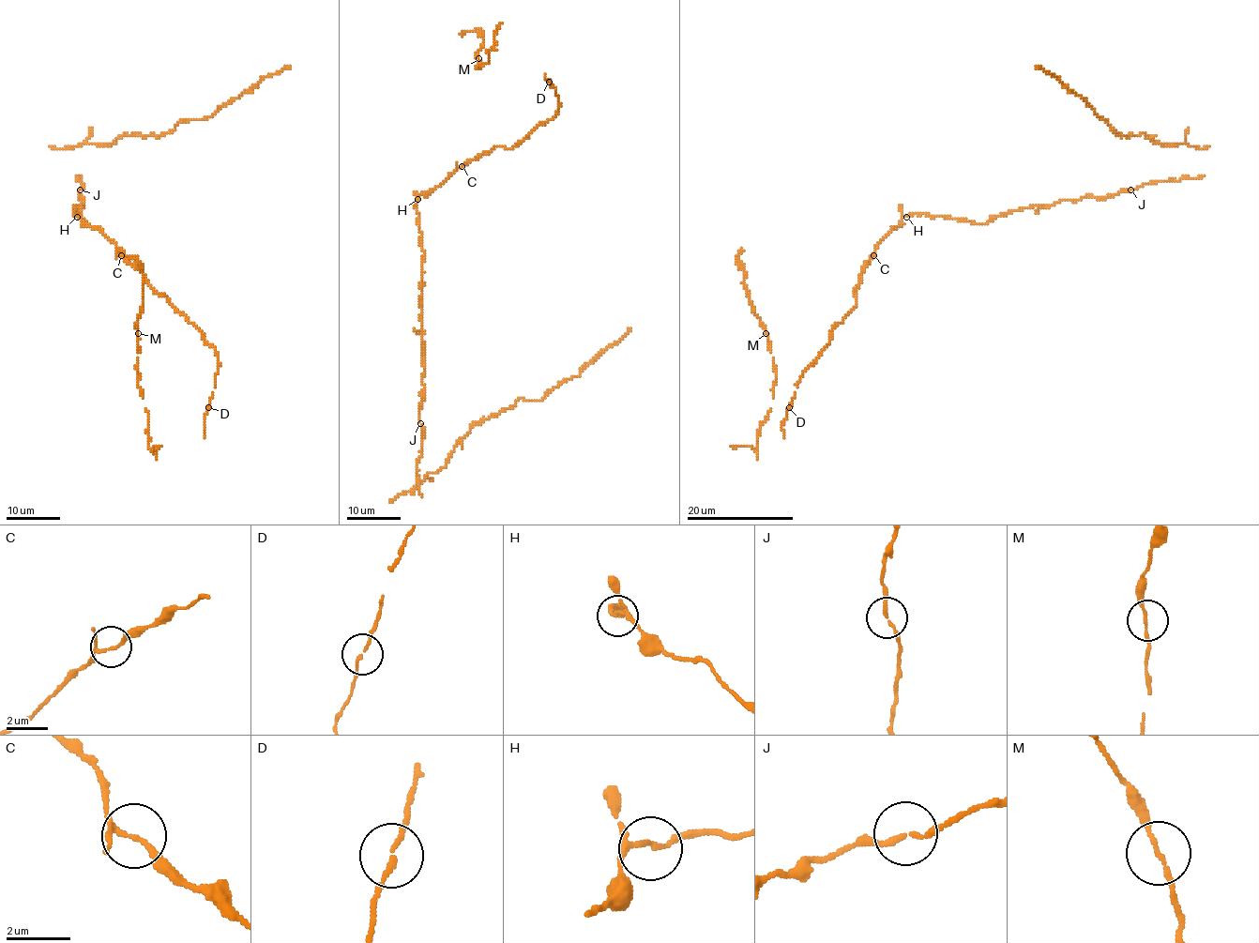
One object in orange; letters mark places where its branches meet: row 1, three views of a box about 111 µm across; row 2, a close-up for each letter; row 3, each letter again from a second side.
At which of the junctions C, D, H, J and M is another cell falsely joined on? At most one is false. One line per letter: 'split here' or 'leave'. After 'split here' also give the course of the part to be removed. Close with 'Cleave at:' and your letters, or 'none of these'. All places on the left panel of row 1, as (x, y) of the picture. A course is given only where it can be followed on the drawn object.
C: leave
D: leave
H: leave
J: leave
M: leave
Cleave at: none of these

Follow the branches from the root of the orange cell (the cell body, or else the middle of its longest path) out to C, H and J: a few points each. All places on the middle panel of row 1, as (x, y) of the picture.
C: (421, 292), (424, 250), (416, 202), (422, 193), (438, 187), (462, 165)
H: (421, 292), (424, 250), (416, 208), (417, 199)
J: (421, 292), (424, 399), (418, 412), (419, 422)

